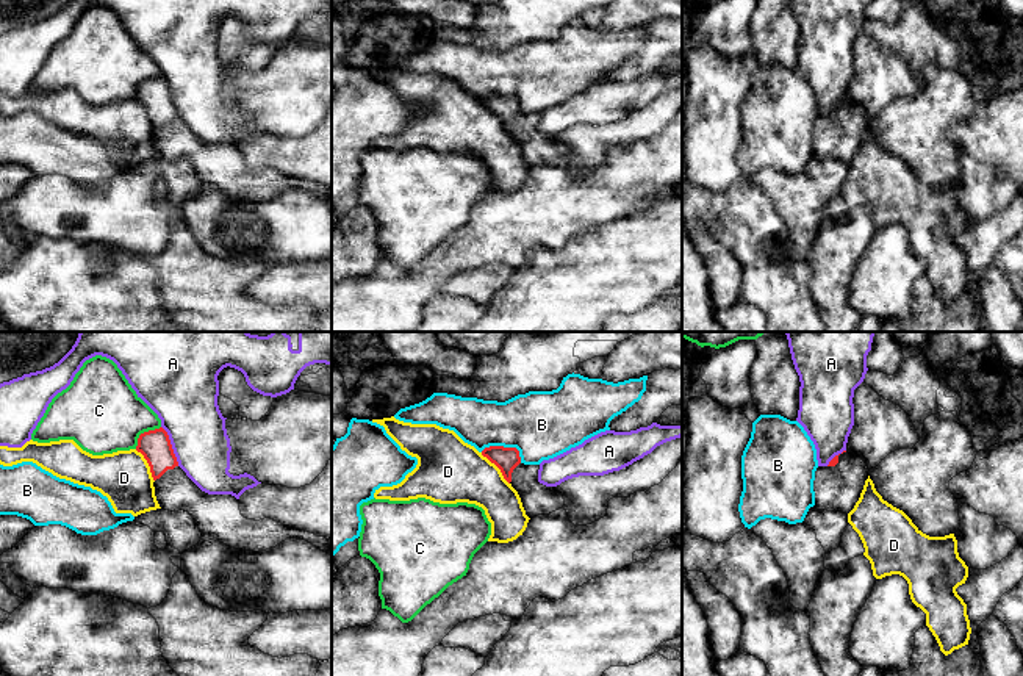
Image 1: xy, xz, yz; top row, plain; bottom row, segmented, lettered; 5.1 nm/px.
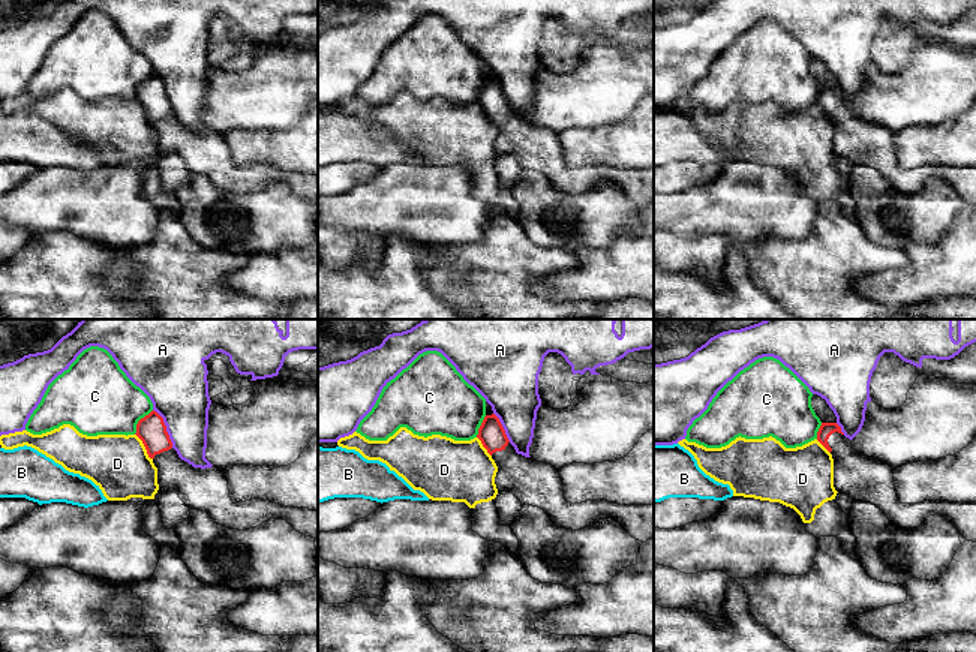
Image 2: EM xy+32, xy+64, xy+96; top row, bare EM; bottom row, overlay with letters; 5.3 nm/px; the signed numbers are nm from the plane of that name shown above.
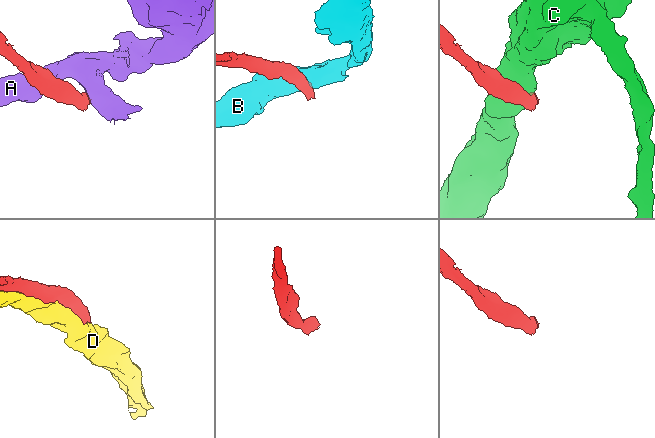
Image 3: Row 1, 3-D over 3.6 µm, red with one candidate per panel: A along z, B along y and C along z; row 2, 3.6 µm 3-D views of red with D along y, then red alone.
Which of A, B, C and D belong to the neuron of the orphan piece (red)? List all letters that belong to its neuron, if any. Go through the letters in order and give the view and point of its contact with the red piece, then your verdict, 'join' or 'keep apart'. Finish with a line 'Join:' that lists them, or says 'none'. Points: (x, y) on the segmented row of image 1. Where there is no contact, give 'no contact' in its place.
A: xy (171, 446) | keep apart
B: xz (506, 448) | keep apart
C: xy (144, 432) | keep apart
D: xz (498, 467) | keep apart
Join: none

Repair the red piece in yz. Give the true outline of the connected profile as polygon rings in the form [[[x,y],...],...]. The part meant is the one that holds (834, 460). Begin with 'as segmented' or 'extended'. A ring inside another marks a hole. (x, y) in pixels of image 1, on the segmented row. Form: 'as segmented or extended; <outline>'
extended; [[[846,451],[835,455],[827,466],[818,466],[813,480],[815,507],[848,515],[860,498],[868,471],[859,455]]]

